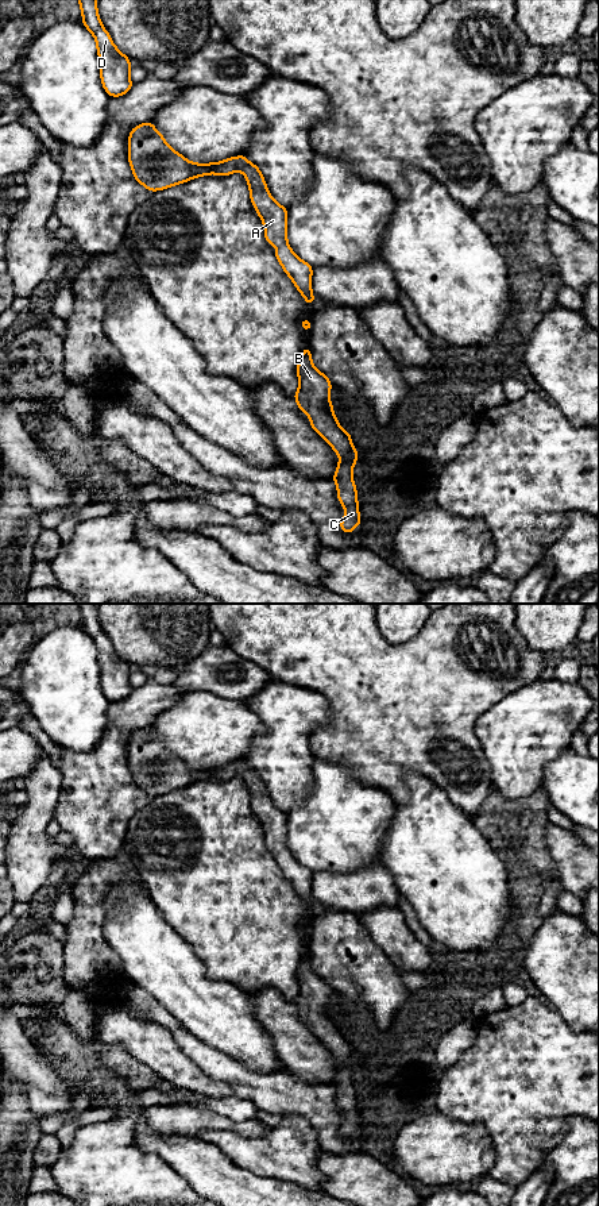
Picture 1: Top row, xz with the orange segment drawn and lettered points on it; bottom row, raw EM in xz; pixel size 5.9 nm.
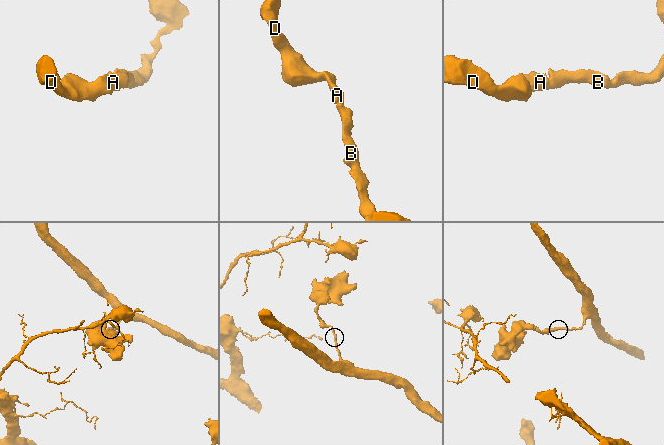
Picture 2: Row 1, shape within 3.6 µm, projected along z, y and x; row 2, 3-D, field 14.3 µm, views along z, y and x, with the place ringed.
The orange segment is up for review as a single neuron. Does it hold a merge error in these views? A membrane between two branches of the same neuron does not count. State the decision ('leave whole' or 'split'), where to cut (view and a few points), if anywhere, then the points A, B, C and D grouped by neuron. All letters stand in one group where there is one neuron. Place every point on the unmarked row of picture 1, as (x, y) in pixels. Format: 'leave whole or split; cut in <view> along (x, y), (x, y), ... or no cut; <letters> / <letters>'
leave whole; no cut; A B C D

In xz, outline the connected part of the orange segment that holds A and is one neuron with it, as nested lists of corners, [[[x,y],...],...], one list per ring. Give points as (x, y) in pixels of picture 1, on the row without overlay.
[[[148,725],[131,735],[128,766],[135,785],[150,797],[179,790],[196,782],[229,781],[240,775],[247,785],[251,808],[262,824],[266,847],[270,851],[278,851],[274,859],[306,909],[314,908],[316,903],[312,898],[313,871],[297,862],[287,848],[287,813],[273,804],[262,777],[246,760],[212,768],[190,767],[173,755]]]

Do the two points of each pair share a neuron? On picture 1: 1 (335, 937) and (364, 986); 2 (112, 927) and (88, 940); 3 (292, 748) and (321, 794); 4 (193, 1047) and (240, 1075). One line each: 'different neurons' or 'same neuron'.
1: same neuron
2: different neurons
3: different neurons
4: same neuron

